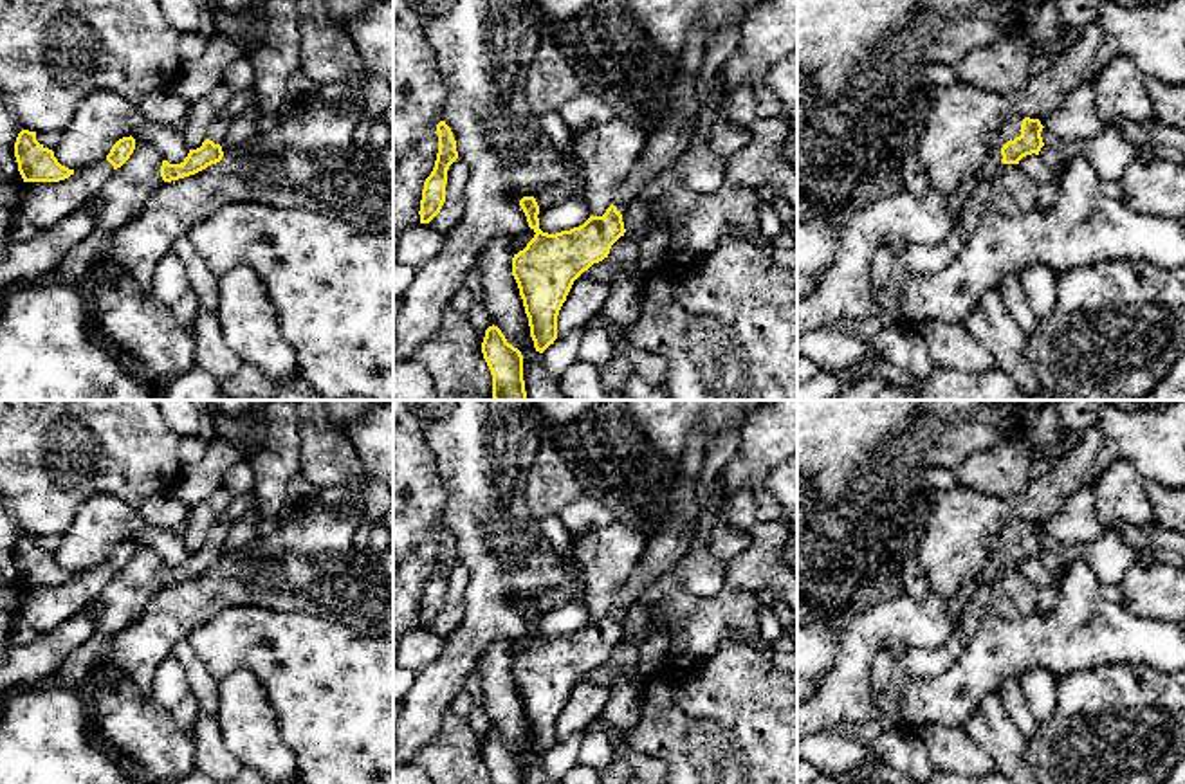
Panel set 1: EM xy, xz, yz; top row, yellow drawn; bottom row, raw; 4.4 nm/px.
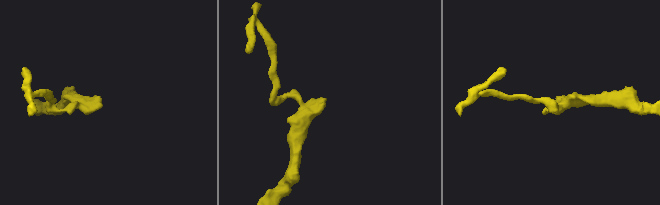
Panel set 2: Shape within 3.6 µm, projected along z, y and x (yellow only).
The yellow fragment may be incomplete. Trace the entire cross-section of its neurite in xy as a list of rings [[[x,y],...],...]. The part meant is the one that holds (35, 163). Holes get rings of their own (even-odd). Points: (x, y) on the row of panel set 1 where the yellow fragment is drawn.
[[[22,130],[14,142],[14,157],[23,182],[60,182],[74,175],[58,162],[54,151],[36,141],[36,132]]]

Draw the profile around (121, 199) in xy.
[[[135,141],[130,159],[105,182],[92,198],[96,229],[117,231],[132,223],[146,202],[162,187],[162,153],[150,142]]]

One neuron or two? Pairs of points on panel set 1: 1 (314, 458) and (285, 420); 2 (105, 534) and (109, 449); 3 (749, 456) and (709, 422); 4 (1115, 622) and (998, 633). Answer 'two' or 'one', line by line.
1: two
2: two
3: two
4: one

